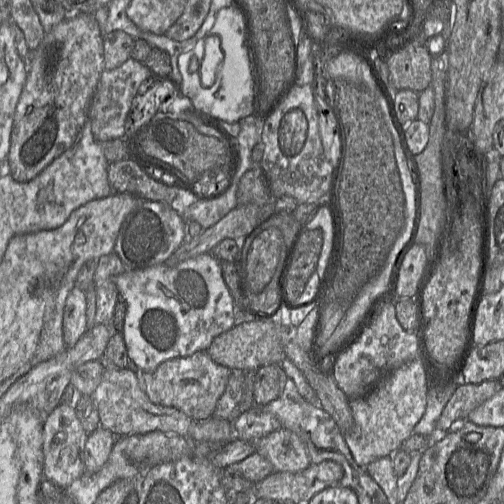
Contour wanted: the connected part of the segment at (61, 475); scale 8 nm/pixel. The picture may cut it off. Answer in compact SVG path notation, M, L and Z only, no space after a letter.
M60 403L43 422L43 476L64 490L85 474L83 452L87 433L77 418L74 405Z

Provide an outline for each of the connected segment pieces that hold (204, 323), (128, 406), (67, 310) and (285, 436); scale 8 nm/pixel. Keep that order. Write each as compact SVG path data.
M211 253L201 254L176 266L160 264L126 270L115 280L119 297L127 304L122 334L129 359L141 372L154 371L161 363L196 352L206 352L212 341L233 328L234 299L224 281L220 261Z
M106 364L102 380L91 394L99 415L99 424L116 436L146 434L159 431L179 436L187 436L194 422L182 411L169 406L156 404L146 395L140 376L128 368L118 368Z
M76 285L67 296L63 313L63 339L66 348L74 346L86 331L86 292Z
M280 427L256 442L255 452L267 459L274 471L298 472L310 465L304 442L294 432Z

